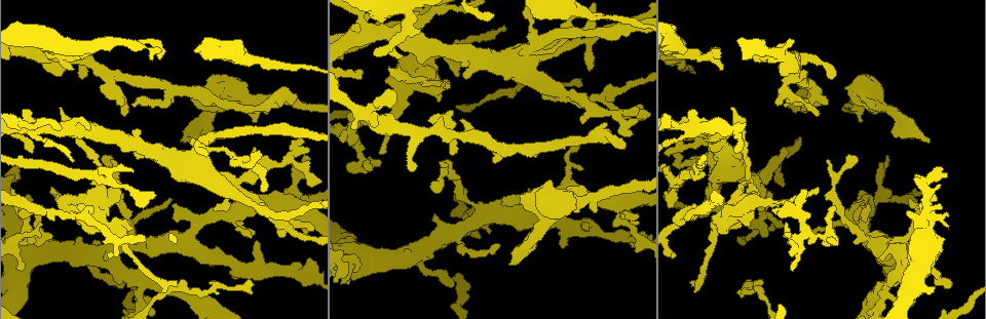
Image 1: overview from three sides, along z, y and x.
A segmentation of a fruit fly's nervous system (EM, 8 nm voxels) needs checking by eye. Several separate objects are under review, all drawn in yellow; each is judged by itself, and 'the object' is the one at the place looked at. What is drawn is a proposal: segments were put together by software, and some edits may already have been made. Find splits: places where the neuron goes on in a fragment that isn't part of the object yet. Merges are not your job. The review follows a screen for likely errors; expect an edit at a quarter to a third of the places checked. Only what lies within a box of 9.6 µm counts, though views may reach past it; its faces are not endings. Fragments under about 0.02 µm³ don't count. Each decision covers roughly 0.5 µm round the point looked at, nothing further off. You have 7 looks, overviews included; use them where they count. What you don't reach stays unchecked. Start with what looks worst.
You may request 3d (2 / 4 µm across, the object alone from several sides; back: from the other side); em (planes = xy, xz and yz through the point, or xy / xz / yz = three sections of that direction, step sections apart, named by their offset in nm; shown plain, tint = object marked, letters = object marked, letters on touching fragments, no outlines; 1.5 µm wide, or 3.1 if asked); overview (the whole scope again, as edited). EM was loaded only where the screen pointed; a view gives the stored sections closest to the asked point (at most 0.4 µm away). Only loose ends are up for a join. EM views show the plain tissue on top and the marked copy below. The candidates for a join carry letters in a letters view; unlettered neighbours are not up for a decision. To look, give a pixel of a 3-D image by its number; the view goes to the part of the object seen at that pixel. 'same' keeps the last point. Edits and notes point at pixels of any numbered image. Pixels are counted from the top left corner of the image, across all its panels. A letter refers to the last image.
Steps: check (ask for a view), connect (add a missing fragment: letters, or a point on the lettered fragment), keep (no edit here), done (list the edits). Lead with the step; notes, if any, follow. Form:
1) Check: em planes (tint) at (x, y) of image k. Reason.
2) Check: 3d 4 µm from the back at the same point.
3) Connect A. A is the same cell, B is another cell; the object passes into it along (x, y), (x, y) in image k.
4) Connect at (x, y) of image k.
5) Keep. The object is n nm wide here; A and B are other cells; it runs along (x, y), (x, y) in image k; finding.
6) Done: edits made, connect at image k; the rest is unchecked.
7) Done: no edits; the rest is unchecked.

Check: em planes (letters) at (693, 285) of image 1. Branch stops here.

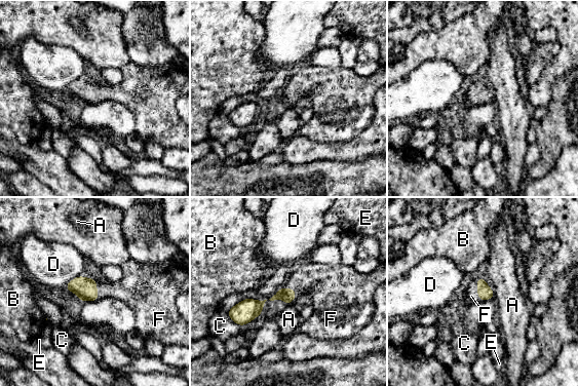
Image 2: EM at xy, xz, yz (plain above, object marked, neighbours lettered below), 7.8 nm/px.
Connect F. F is the same cell, A, B, C, D and E are other cells; the object passes into it along (485, 293), (477, 290), (471, 296) in image 2; it goes on there.

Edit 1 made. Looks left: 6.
Check: em planes (letters) at (159, 59) of image 1. Branch stops here.

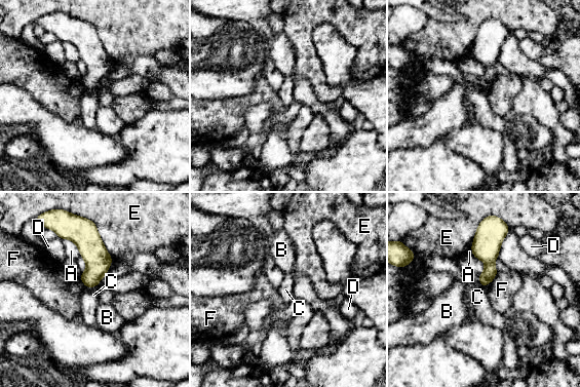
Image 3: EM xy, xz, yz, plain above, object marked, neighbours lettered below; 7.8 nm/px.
Keep. The object is 110 nm wide here; A, B, C, D, E and F are other cells; a border runs along (85, 286), (95, 287) in image 3; no lettered fragment goes on from it.

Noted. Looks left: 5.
Check: em xy step 4 (tint) at (371, 170) of image 1. Free end.

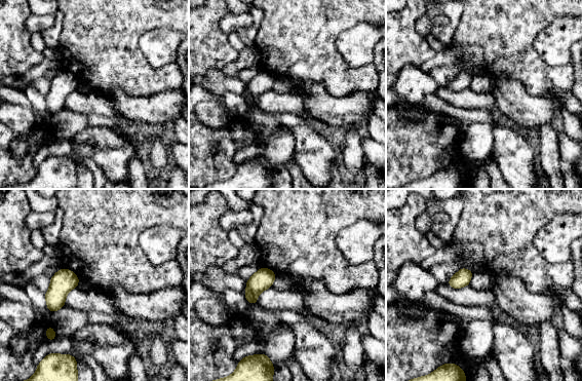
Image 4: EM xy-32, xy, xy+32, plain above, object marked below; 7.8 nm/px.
Check: em xy step 4 (letters) at the same point. See the neighbours.

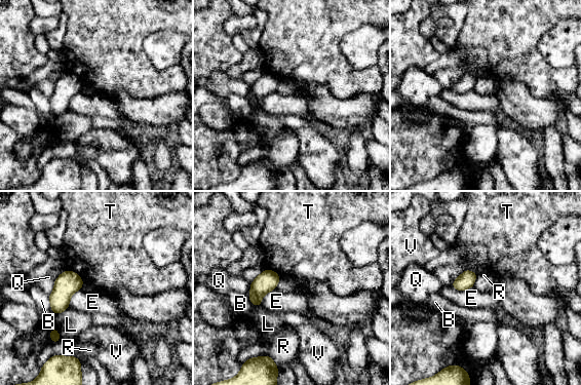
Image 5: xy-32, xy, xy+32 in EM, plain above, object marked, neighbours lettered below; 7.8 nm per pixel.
Keep. The longest contact is with E, 190 nm; B, E, L, Q, R, T and V are other cells; a border runs along (477, 273), (472, 286) in image 5; no lettered fragment goes on from it.

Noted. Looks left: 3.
Done: edits made, connect at image 2; the rest is unchecked.

